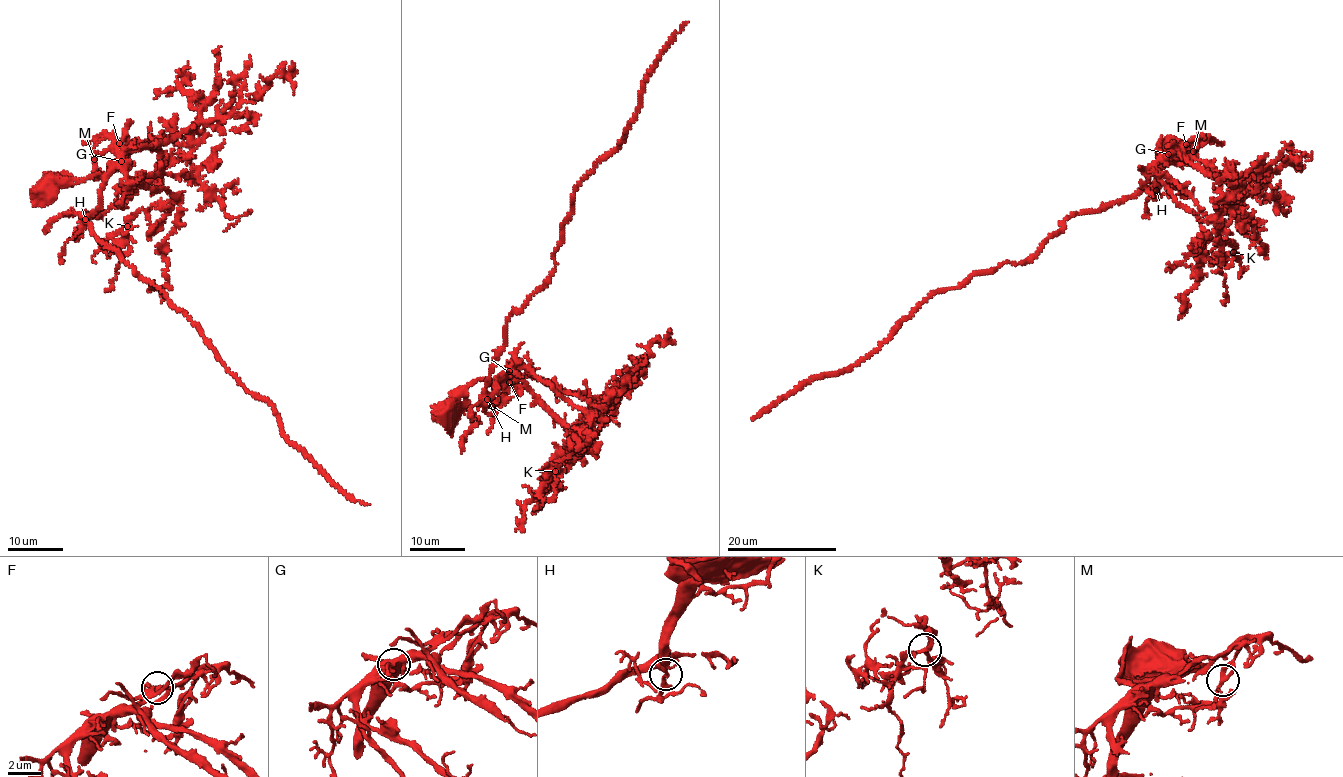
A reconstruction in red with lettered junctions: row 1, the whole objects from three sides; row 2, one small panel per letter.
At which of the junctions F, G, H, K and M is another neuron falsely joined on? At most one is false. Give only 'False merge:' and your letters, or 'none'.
False merge: none

